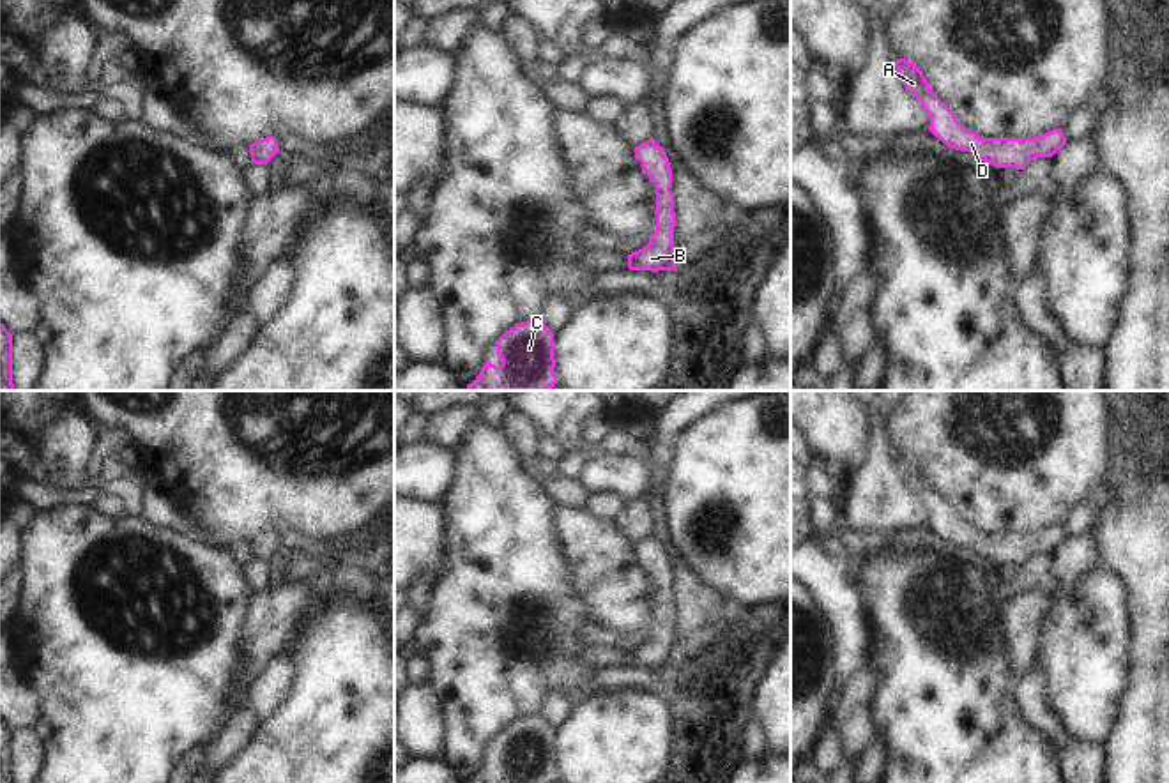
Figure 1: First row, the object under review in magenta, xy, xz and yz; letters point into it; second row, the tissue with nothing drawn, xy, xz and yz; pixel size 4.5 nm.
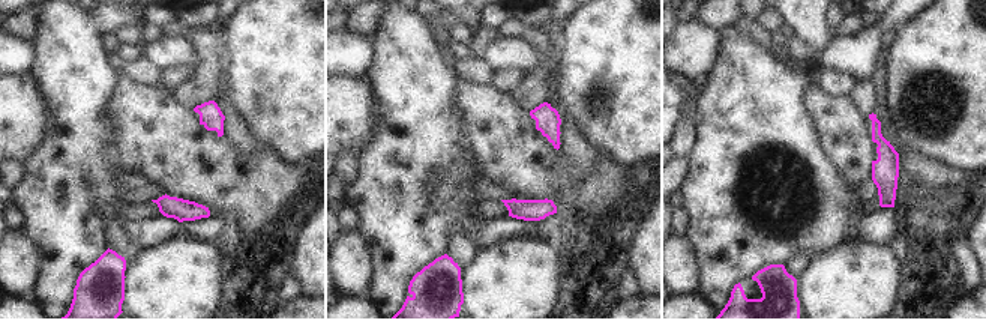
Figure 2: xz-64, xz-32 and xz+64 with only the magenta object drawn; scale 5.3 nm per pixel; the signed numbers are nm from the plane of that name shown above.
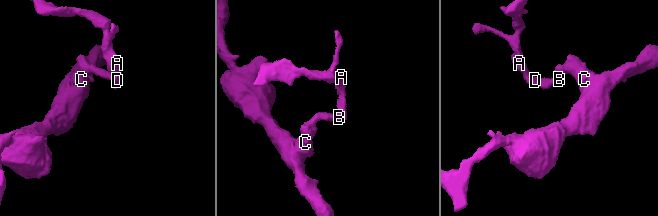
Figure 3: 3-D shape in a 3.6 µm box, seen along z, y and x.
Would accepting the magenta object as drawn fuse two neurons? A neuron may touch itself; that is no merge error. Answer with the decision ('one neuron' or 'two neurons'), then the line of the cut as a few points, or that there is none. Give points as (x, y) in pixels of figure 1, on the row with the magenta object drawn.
one neuron; no cut

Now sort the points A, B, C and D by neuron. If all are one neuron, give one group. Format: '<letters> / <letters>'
A B C D

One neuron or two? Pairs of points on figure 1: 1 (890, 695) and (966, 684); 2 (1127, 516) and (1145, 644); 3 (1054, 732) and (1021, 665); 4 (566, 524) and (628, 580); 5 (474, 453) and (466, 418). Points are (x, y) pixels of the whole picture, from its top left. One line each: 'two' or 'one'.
1: one
2: one
3: two
4: one
5: two

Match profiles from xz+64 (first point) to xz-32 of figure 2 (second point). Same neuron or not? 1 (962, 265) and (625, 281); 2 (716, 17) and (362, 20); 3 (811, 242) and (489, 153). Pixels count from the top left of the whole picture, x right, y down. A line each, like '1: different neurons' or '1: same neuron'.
1: same neuron
2: same neuron
3: different neurons

